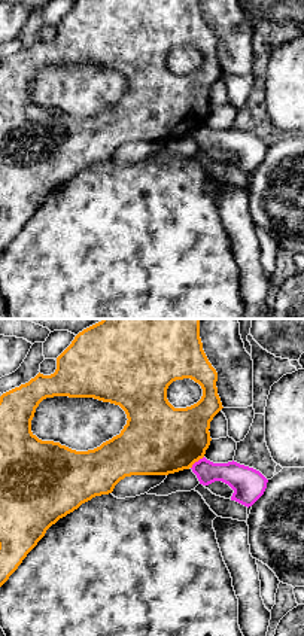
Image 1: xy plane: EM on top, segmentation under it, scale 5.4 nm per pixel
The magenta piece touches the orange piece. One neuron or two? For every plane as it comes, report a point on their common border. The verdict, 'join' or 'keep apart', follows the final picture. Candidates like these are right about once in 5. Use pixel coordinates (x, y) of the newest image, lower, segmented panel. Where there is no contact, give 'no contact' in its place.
(195, 462)

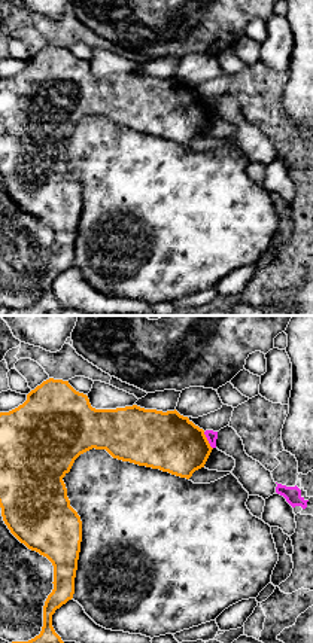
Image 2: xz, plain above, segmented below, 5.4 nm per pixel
(207, 439)

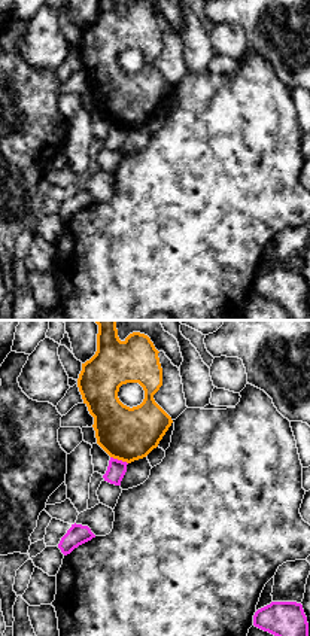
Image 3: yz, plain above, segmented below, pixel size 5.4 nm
(119, 460)

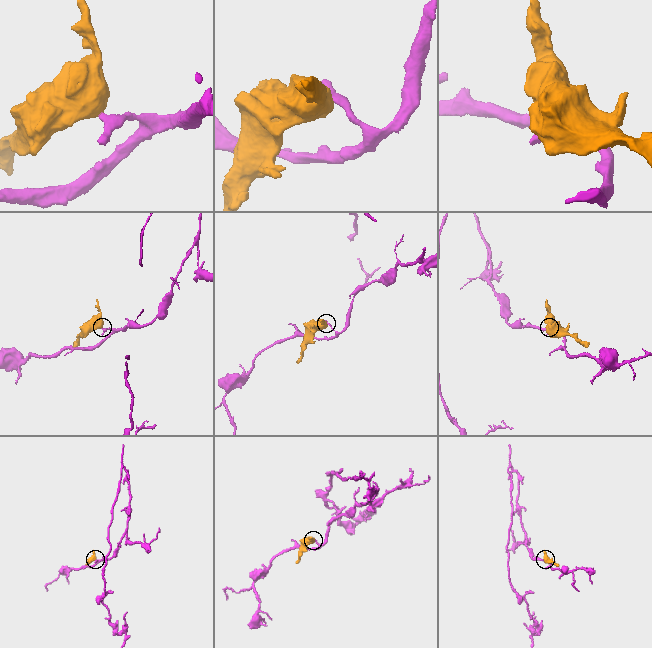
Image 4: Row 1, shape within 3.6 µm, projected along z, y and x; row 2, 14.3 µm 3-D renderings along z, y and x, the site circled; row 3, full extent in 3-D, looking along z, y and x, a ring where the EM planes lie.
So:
keep apart

